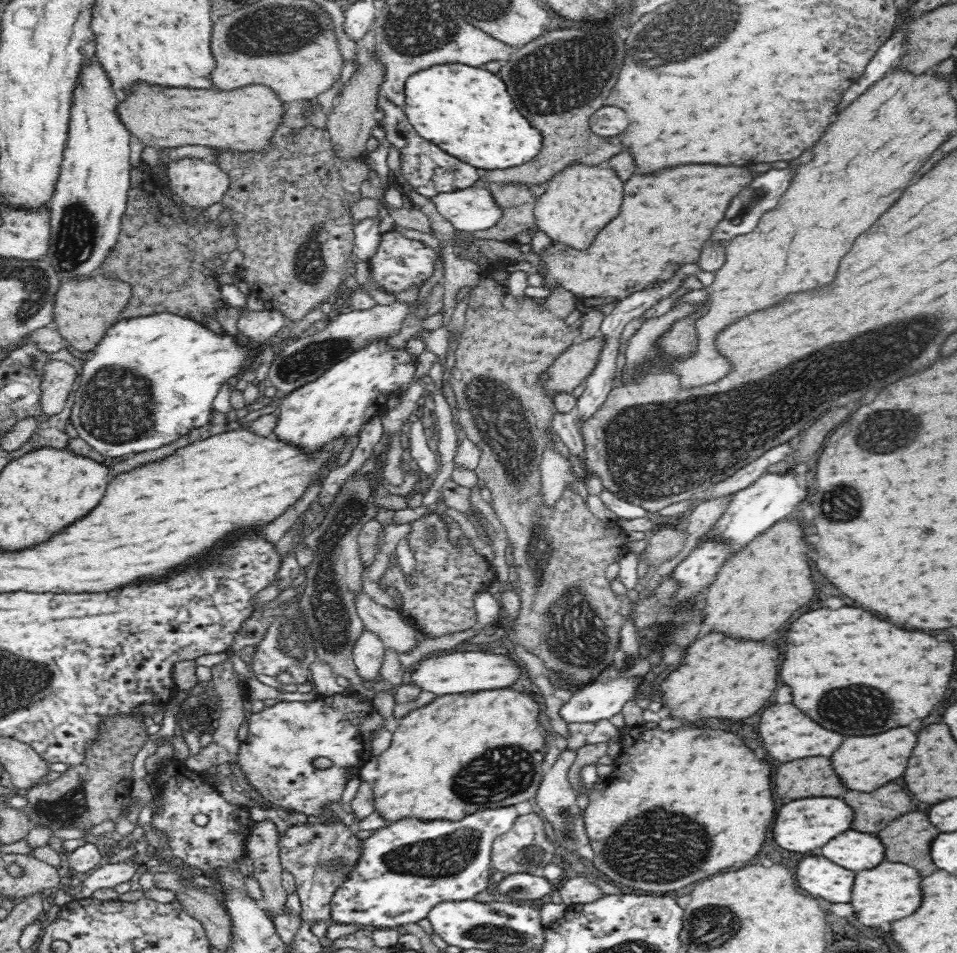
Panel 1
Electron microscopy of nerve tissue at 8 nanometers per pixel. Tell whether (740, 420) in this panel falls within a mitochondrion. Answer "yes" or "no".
yes

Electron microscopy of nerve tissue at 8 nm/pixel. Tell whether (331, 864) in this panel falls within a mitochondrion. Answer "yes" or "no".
yes

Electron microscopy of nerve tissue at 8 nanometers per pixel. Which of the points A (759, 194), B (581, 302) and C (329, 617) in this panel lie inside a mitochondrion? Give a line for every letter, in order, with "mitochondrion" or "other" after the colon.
A: mitochondrion
B: other
C: mitochondrion

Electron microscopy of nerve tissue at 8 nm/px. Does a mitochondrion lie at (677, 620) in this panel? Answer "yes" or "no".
yes

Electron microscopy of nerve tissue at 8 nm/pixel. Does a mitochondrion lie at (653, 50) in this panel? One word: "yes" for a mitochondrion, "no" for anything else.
yes

